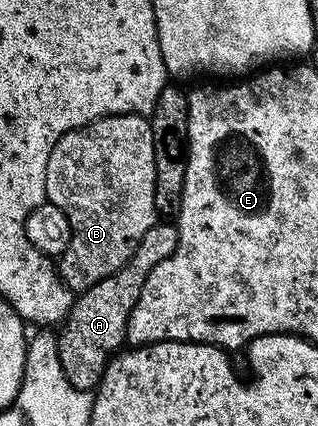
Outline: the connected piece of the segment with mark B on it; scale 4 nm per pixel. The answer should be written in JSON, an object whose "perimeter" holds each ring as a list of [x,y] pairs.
{"perimeter":[[[118,113],[112,117],[98,117],[96,121],[91,121],[87,125],[81,126],[80,129],[69,131],[57,139],[53,151],[49,151],[49,163],[45,163],[45,191],[47,192],[47,201],[53,207],[61,207],[65,211],[65,219],[69,219],[71,228],[71,238],[69,247],[57,259],[57,272],[59,277],[65,282],[72,294],[78,295],[84,293],[89,287],[101,283],[109,275],[113,275],[137,251],[141,243],[141,238],[145,236],[145,231],[157,223],[157,214],[155,211],[155,200],[153,199],[153,187],[155,186],[155,156],[153,155],[153,131],[151,122],[142,113]]]}

